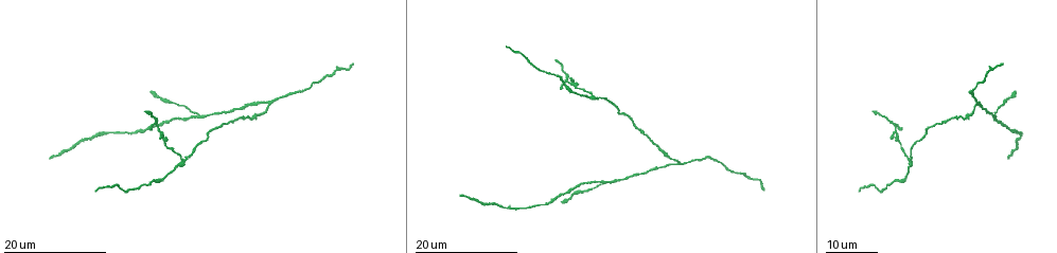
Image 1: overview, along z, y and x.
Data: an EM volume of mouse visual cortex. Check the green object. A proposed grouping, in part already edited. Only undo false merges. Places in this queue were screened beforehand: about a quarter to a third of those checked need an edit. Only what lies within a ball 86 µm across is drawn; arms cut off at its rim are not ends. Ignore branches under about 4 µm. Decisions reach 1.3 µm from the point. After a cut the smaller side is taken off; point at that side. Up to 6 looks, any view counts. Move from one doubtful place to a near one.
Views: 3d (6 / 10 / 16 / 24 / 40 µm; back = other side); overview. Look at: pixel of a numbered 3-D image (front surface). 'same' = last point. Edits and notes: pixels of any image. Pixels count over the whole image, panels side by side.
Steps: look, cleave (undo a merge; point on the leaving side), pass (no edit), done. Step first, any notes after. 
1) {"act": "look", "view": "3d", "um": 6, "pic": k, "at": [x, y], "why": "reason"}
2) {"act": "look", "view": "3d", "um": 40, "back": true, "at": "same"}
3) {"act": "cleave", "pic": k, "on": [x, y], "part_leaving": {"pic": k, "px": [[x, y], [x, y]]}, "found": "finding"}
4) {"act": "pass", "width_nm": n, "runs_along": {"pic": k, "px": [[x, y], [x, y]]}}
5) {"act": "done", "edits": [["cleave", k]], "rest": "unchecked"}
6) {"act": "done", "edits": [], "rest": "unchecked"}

{"act": "look", "view": "3d", "um": 16, "pic": 1, "at": [910, 163], "why": "four or more arms meet"}

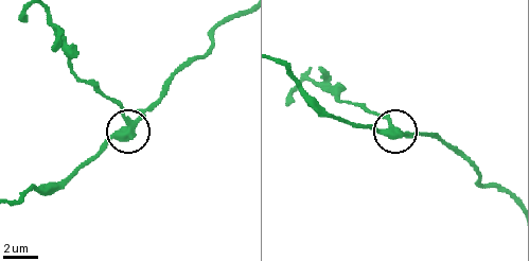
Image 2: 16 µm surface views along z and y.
{"act": "look", "view": "3d", "um": 10, "pic": 2, "at": [128, 125]}

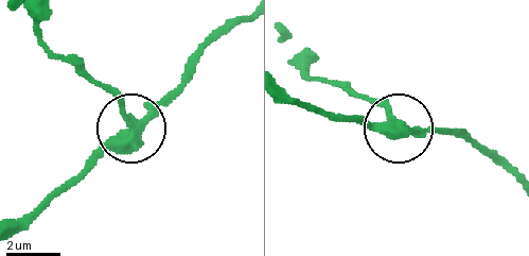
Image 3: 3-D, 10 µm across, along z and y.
{"act": "cleave", "pic": 3, "on": [109, 91], "width_nm": 370, "found": "a second neuron is stuck on"}

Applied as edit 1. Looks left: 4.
{"act": "look", "view": "overview"}

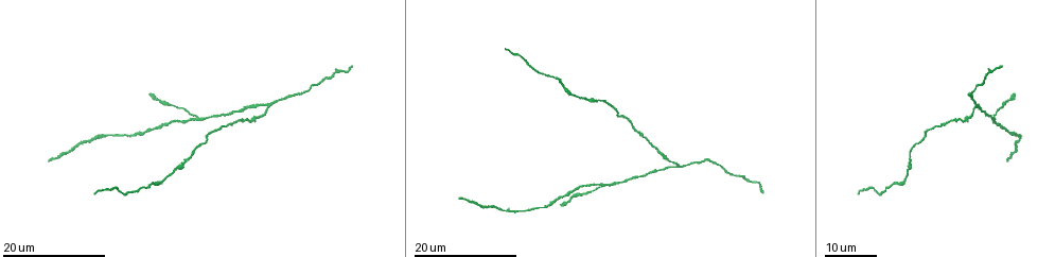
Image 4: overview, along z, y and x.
{"act": "look", "view": "3d", "um": 16, "pic": 4, "at": [565, 86], "why": "sudden change in width"}

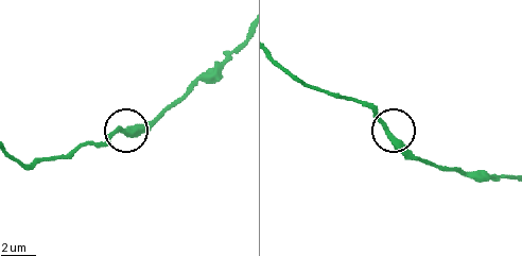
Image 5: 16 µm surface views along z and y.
{"act": "look", "view": "3d", "um": 6, "pic": 5, "at": [119, 129], "why": "zoom in"}

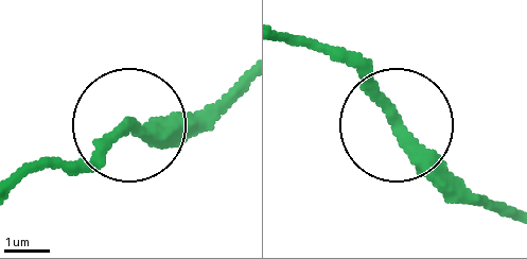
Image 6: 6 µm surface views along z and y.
{"act": "pass", "runs_along": {"pic": 6, "px": [[511, 218], [476, 199], [332, 54]]}, "found": "one neuron here"}

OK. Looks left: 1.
{"act": "done", "edits": [["cleave", 3]], "rest": "unchecked"}

